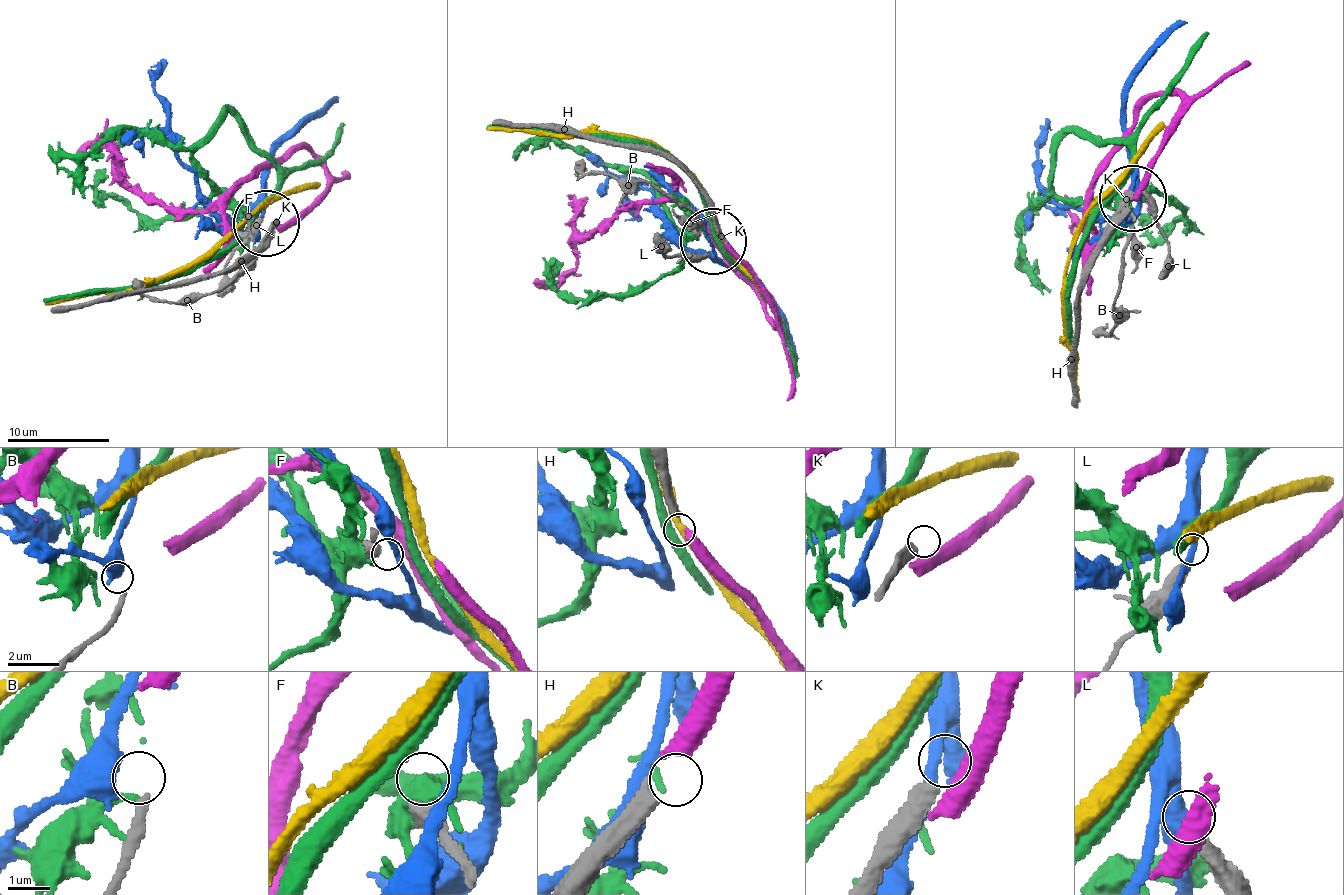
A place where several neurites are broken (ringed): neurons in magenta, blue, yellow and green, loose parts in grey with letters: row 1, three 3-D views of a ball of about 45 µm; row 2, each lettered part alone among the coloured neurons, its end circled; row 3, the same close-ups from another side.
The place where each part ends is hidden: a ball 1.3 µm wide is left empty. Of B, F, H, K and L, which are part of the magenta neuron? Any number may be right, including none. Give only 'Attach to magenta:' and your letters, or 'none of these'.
Attach to magenta: H

